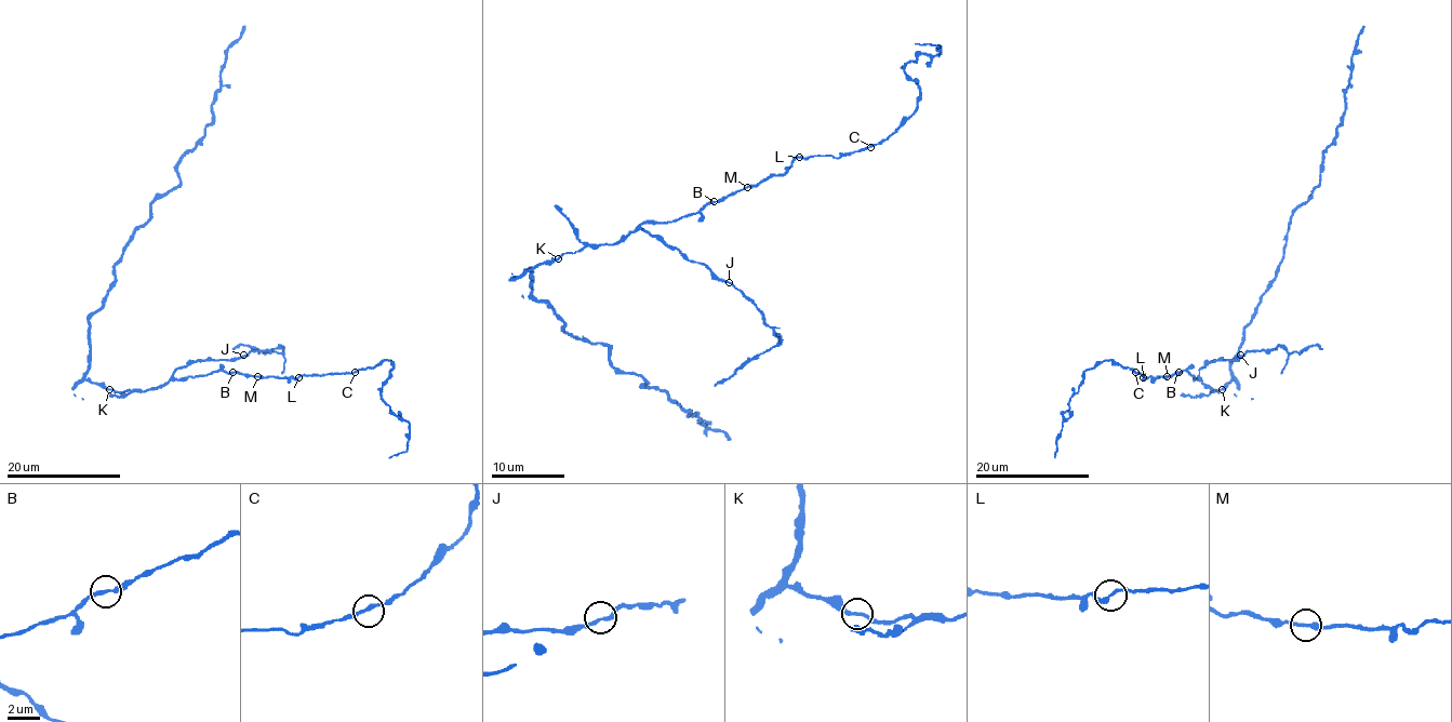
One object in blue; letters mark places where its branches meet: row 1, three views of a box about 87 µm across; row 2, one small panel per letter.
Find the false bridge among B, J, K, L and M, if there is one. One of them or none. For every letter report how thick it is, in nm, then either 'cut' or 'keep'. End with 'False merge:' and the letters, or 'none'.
B: 220 nm thick; keep
J: 200 nm thick; keep
K: 240 nm thick; keep
L: 240 nm thick; keep
M: 240 nm thick; keep
False merge: none

